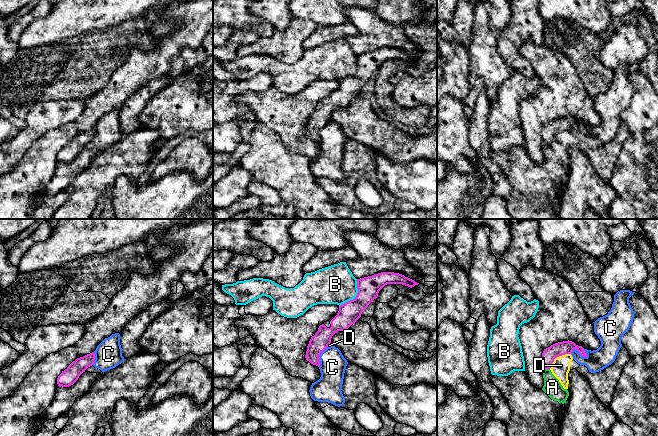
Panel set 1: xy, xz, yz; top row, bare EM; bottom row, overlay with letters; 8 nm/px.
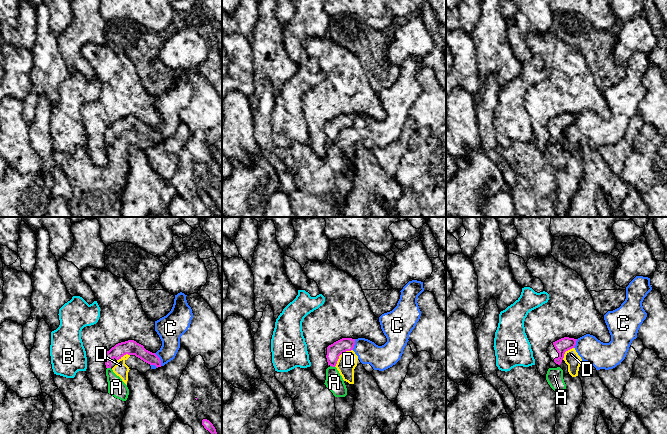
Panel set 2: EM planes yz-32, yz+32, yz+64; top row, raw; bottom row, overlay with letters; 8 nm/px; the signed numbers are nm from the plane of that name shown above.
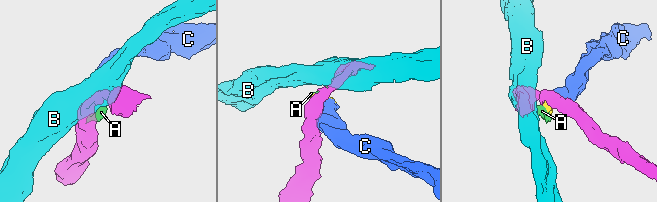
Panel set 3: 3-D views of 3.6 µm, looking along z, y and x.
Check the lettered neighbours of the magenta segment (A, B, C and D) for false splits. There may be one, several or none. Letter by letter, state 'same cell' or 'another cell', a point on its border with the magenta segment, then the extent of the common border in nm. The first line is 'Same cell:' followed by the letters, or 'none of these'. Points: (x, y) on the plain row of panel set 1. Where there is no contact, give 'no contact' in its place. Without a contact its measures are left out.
Same cell: none of these
A: another cell; contact yz (547, 144); length 40 nm
B: another cell; contact xz (356, 72); length 260 nm
C: another cell; contact yz (578, 127); length 140 nm
D: another cell; contact yz (557, 132); length 220 nm

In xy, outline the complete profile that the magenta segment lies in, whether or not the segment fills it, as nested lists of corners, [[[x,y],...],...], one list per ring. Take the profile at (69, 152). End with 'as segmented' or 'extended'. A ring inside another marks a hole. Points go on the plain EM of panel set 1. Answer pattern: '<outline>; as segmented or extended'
[[[92,128],[73,137],[57,154],[59,163],[73,161],[85,146],[94,140],[95,129]]]; as segmented

